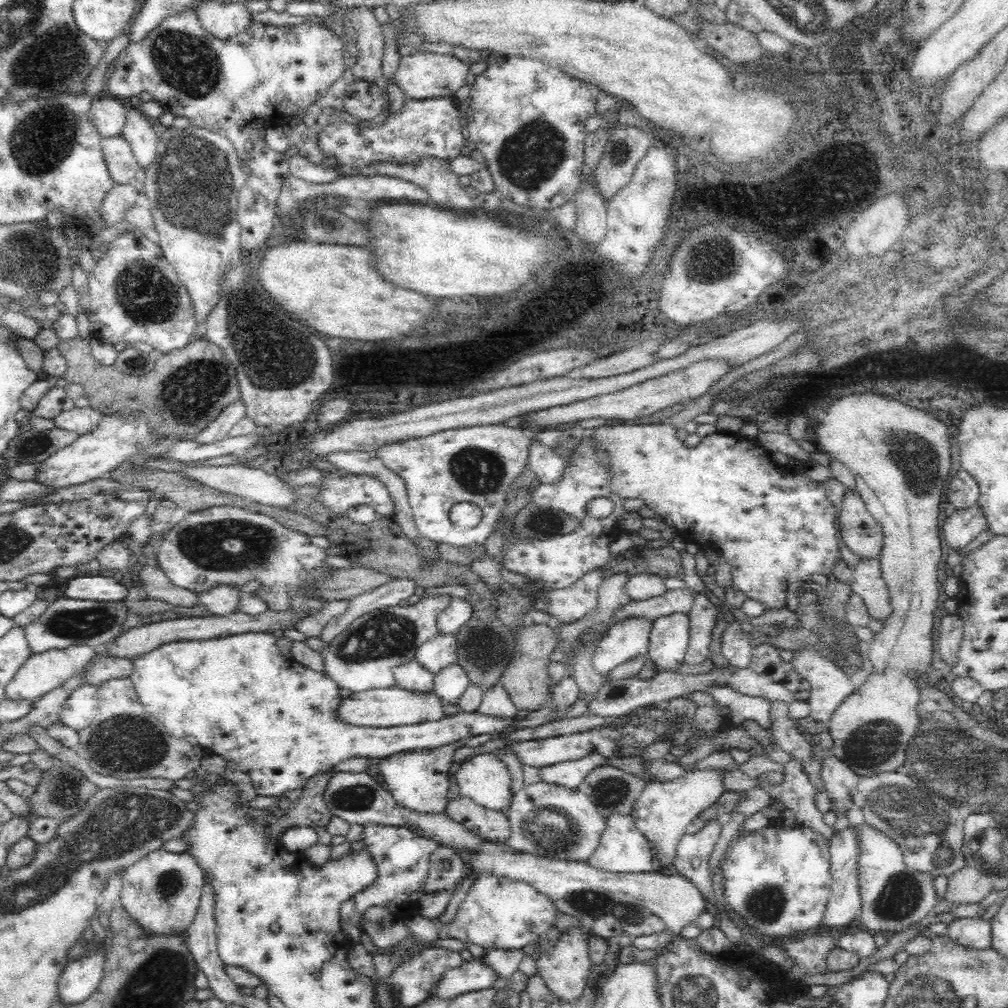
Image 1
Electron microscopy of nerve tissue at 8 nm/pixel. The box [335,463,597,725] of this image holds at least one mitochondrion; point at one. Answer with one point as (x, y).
(539, 522)

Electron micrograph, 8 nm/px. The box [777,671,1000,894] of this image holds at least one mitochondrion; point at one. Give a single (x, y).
(930, 830)

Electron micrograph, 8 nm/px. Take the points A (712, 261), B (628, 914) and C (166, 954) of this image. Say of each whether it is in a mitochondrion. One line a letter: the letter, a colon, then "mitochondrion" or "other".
A: mitochondrion
B: mitochondrion
C: mitochondrion

